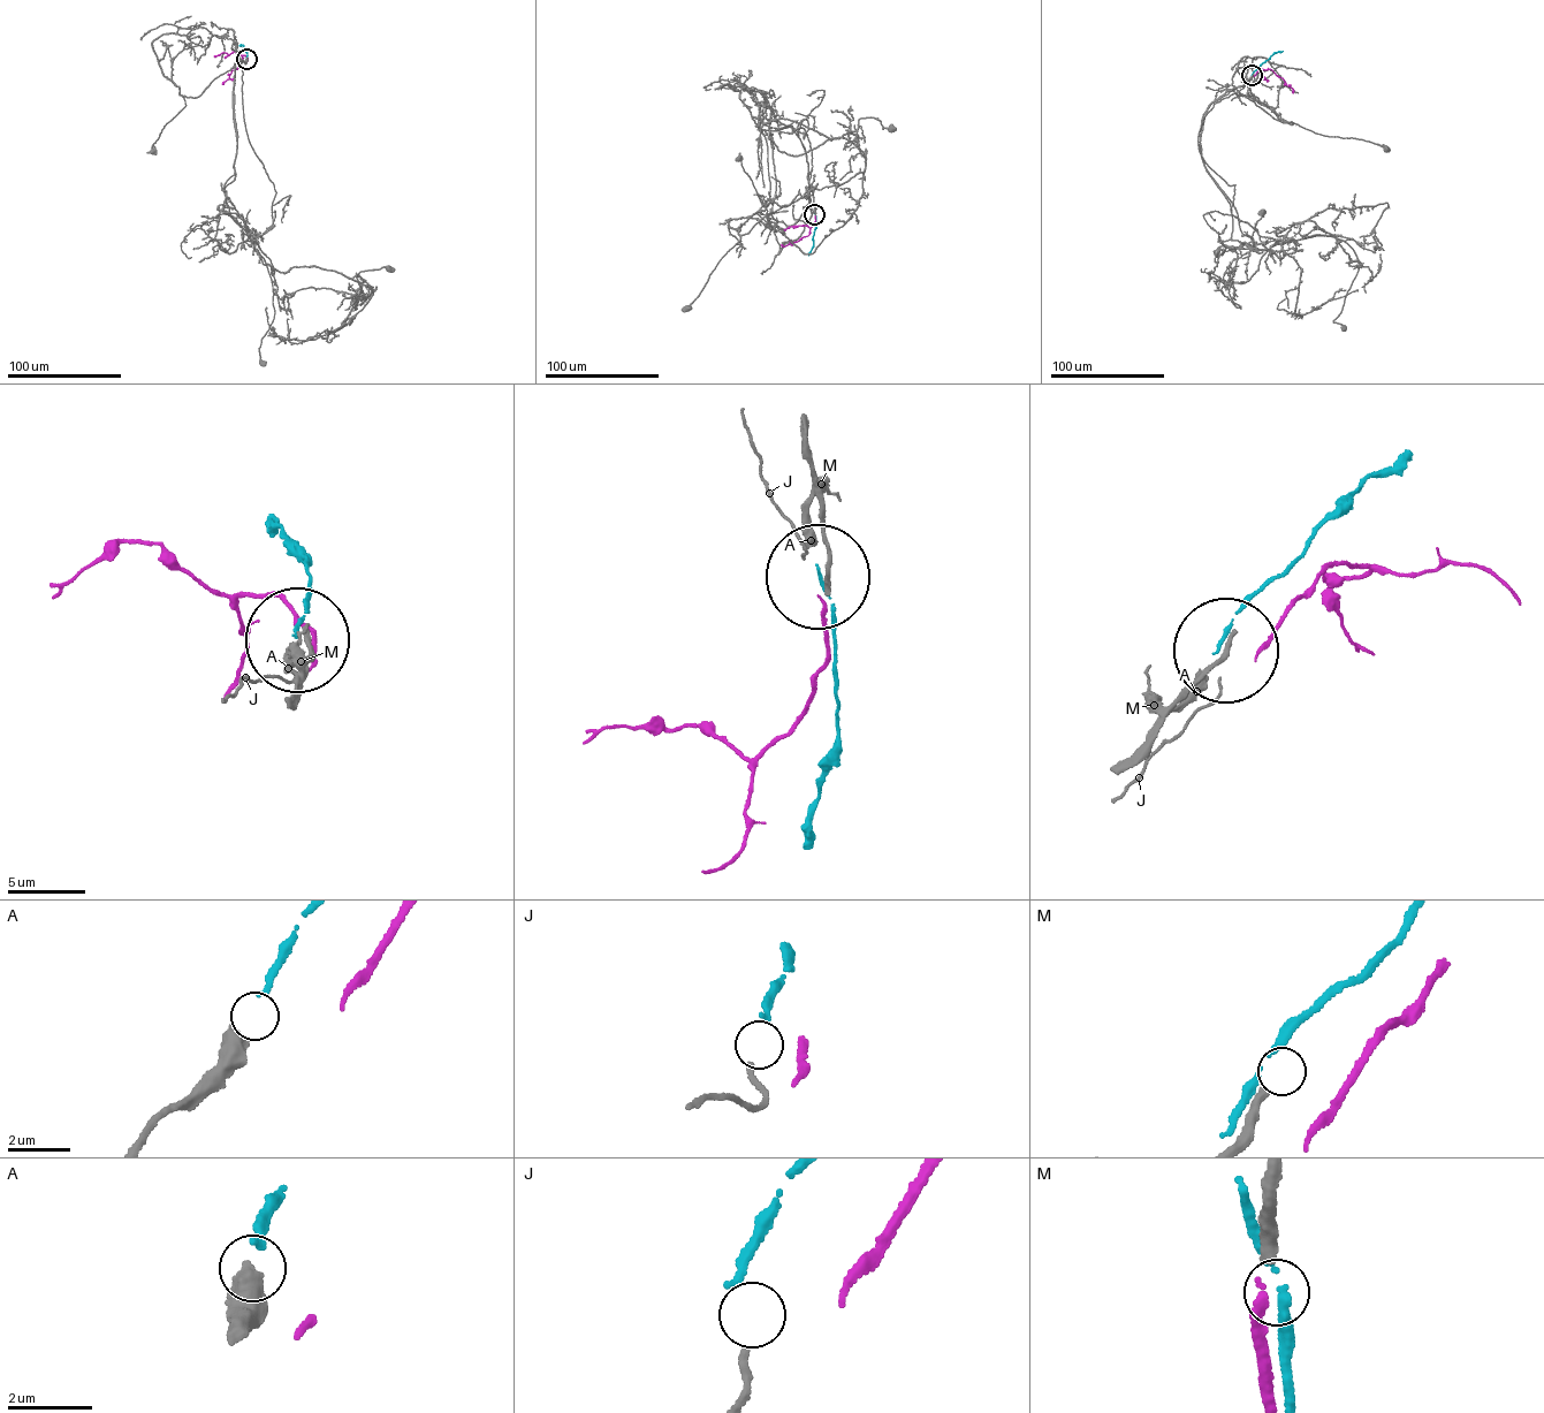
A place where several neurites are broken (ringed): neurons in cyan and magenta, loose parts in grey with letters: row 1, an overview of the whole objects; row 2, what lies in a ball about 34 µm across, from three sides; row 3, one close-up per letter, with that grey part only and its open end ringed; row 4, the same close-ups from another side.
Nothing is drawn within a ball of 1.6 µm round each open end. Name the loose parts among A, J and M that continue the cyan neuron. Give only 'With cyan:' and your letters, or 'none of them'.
With cyan: A

